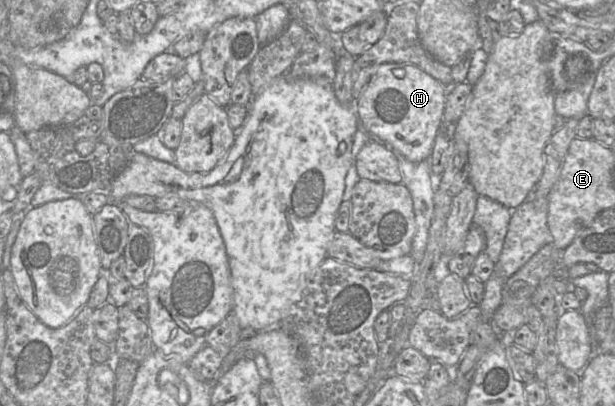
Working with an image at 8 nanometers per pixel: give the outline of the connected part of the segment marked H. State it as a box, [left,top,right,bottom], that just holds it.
[354,63,448,162]

